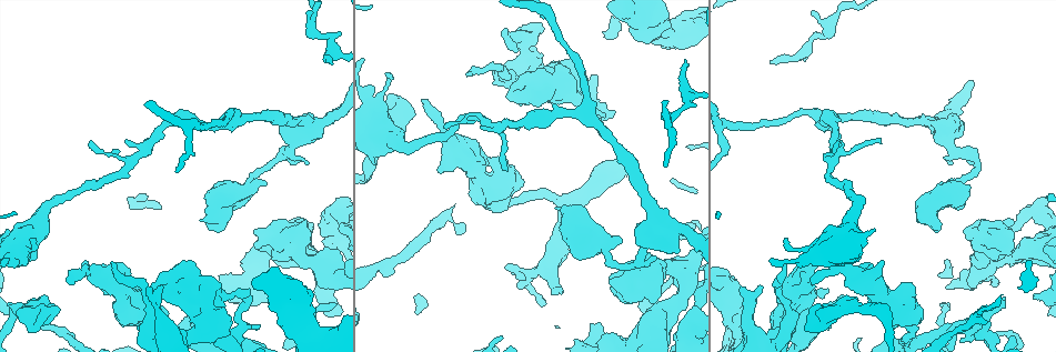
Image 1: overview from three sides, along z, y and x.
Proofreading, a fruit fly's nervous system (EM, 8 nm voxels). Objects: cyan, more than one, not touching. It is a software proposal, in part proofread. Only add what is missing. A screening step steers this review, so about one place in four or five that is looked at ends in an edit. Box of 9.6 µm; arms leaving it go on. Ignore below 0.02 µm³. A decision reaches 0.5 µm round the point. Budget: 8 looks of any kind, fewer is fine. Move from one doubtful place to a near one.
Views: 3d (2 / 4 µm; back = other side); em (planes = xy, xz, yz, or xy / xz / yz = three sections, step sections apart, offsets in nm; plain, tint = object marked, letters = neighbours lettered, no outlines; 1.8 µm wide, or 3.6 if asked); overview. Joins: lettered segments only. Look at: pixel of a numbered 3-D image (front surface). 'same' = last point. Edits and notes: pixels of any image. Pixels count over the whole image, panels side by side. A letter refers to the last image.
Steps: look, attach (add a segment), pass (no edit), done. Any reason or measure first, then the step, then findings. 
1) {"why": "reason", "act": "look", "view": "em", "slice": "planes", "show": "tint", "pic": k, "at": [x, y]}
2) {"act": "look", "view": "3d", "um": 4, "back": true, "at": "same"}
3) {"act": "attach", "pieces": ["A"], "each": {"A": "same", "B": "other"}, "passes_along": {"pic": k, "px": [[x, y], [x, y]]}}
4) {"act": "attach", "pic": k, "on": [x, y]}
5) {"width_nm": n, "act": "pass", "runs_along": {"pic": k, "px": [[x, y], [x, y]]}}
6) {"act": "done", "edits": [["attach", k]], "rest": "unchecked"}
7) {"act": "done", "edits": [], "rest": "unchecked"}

{"why": "three-way junction", "act": "look", "view": "em", "um": 3.6, "slice": "xy", "step": 4, "show": "letters", "pic": 1, "at": [650, 328]}

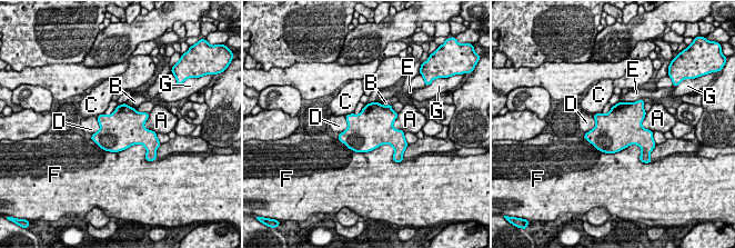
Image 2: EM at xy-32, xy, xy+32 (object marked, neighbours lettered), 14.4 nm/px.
{"act": "pass", "each": {"A": "other", "B": "other", "C": "other", "D": "other", "E": "other", "F": "other", "G": "other"}, "border": {"pic": 2, "px": [[601, 112], [593, 115]]}, "found": "no lettered segment goes on from it"}

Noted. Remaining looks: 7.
{"why": "an open end", "act": "look", "view": "3d", "um": 2, "pic": 1, "at": [1003, 297]}

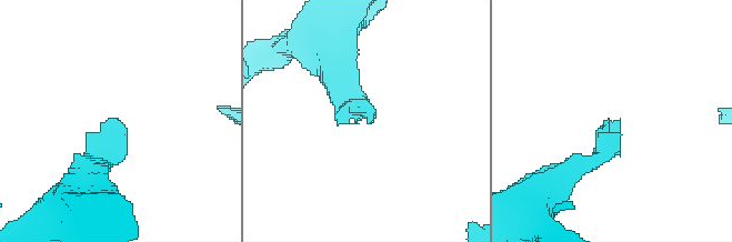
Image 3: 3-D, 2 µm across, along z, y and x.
{"act": "look", "view": "em", "slice": "planes", "show": "letters", "pic": 3, "at": [620, 122]}

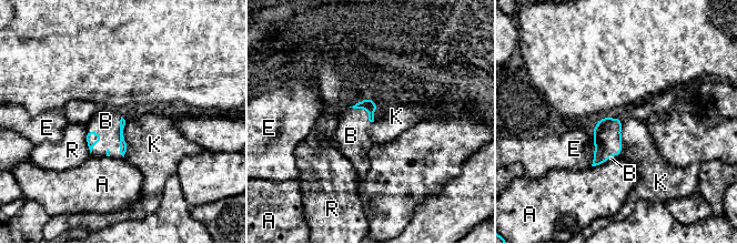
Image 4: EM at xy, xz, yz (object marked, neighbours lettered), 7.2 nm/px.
{"act": "attach", "pieces": ["B"], "each": {"A": "other", "B": "same", "E": "other", "K": "other", "R": "other"}, "found": "it goes on there"}

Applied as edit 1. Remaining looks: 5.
{"why": "redraw", "act": "look", "view": "overview"}

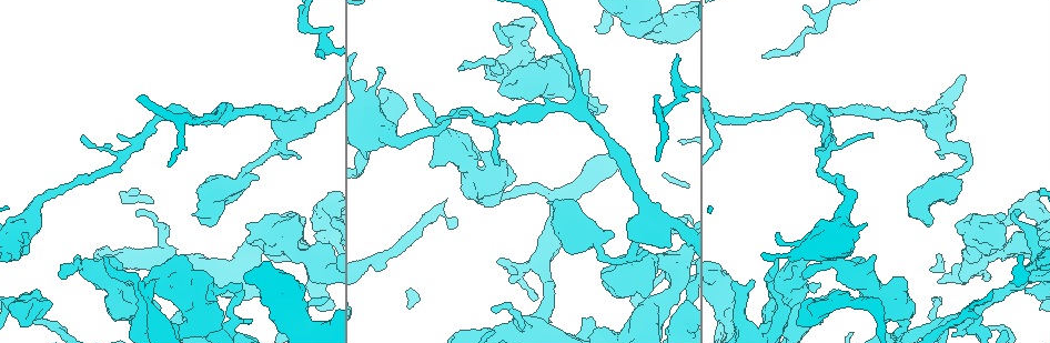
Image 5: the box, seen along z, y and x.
{"why": "stops while still wide", "act": "look", "view": "3d", "um": 2, "pic": 5, "at": [79, 255]}

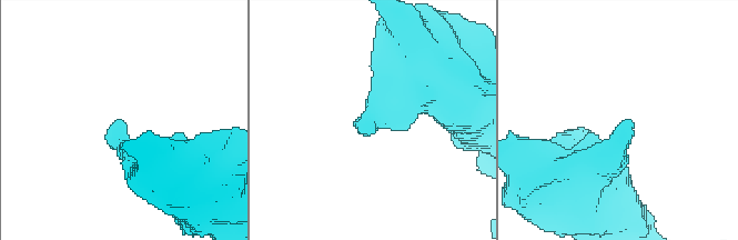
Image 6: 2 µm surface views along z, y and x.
{"why": "need the tissue", "act": "look", "view": "em", "slice": "planes", "show": "letters", "pic": 6, "at": [118, 122]}

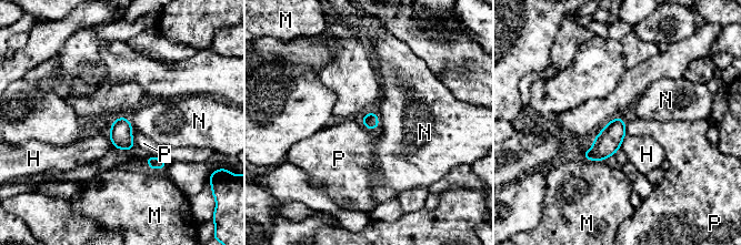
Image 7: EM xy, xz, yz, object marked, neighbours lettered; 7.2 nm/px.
{"act": "pass", "each": {"H": "other", "M": "other", "N": "other", "P": "other"}, "border": {"pic": 7, "px": [[360, 120], [367, 128], [377, 129]]}, "found": "no lettered segment goes on from it"}

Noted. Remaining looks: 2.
{"act": "done", "edits": [["attach", 4]], "rest": "unchecked"}

